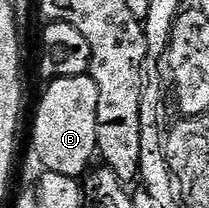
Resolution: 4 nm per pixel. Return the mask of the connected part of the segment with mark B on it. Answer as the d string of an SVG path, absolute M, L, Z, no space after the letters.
M91 74L74 78L58 78L47 81L44 93L40 96L40 105L36 108L36 117L32 120L32 148L40 159L40 168L54 174L66 174L83 177L93 163L96 151L96 131L98 130L98 86Z

